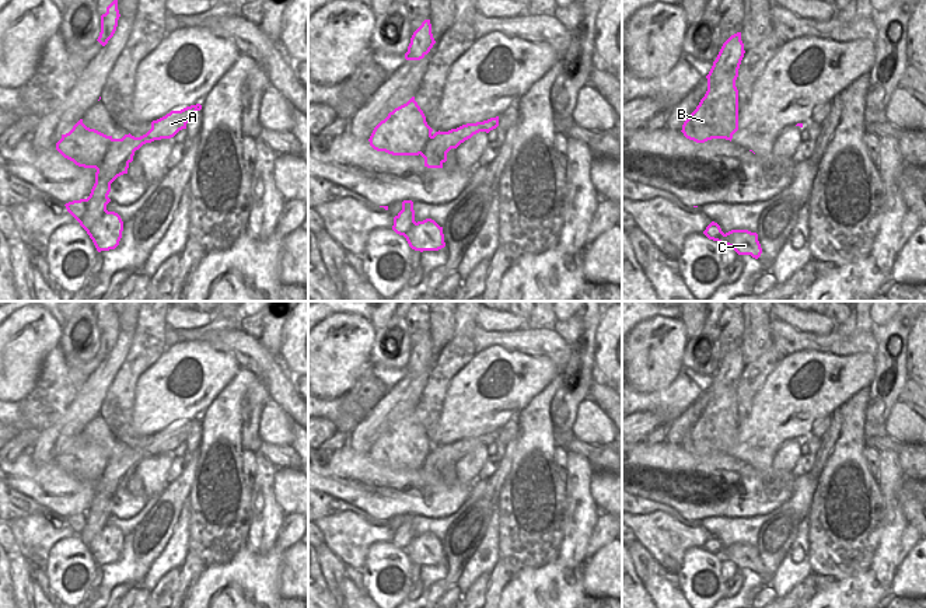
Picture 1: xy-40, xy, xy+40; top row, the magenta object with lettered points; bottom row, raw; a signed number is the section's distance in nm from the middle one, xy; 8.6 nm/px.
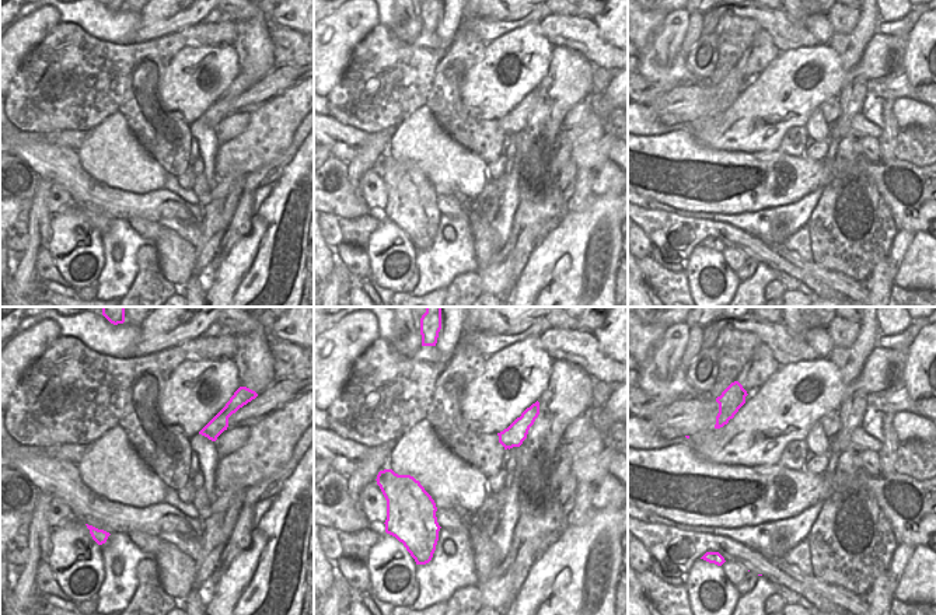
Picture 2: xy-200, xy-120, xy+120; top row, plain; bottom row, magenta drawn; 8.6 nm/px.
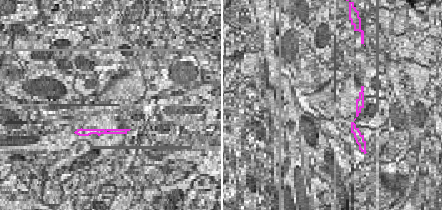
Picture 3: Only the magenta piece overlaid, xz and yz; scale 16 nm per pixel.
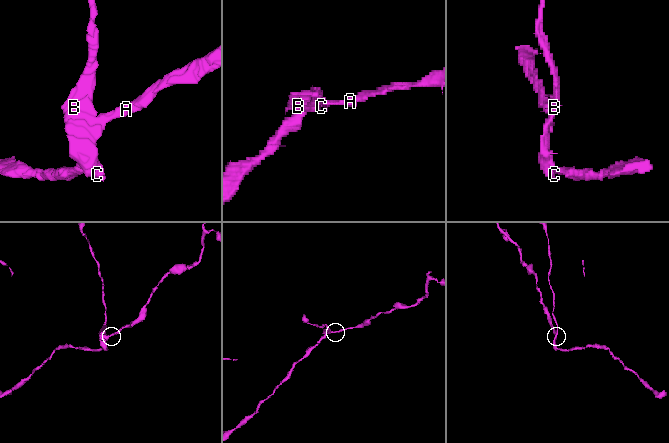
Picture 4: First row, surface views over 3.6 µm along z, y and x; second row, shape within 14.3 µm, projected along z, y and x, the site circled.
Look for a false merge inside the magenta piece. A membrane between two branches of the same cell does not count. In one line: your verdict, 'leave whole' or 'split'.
split

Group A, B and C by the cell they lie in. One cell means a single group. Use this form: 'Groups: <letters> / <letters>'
Groups: A / B C.

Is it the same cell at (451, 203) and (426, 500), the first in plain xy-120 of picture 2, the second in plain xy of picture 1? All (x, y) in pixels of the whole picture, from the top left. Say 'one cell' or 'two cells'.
one cell

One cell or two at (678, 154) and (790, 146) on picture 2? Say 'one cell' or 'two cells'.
two cells

